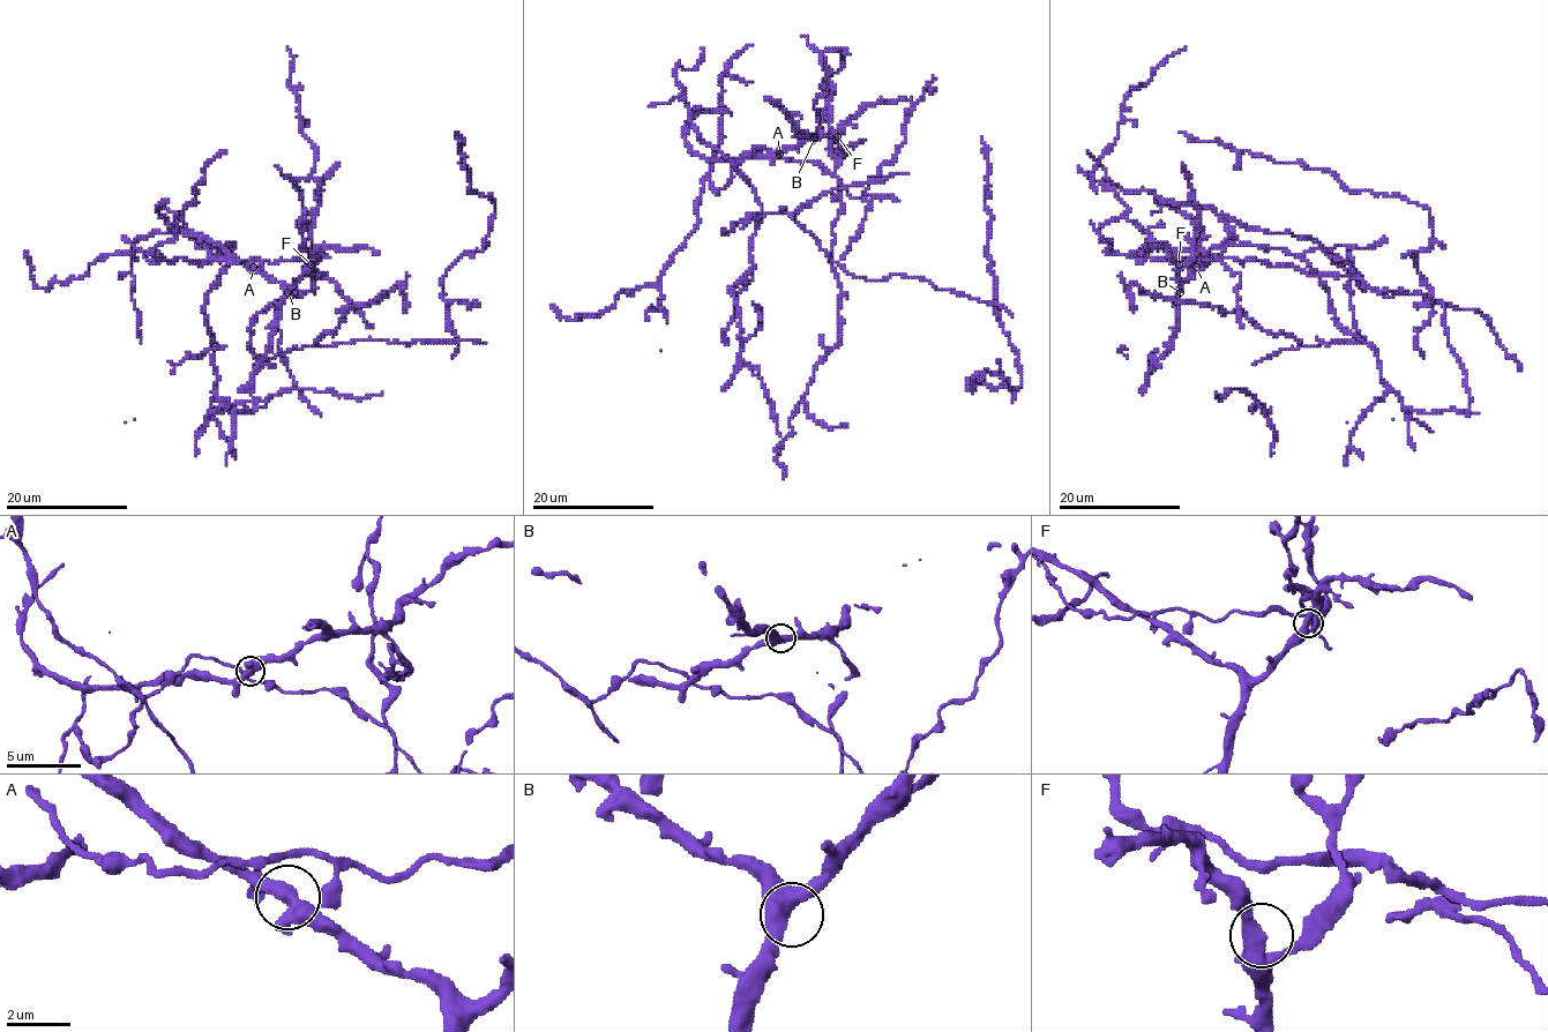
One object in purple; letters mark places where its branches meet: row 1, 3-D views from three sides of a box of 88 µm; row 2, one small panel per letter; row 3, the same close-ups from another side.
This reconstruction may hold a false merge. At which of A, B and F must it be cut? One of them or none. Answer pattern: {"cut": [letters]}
{"cut": []}

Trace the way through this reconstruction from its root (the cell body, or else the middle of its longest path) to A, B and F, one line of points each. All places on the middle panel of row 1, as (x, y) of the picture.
A: (838, 264), (836, 261), (857, 236), (866, 207), (877, 195), (852, 199), (819, 165), (776, 157), (779, 152)
B: (838, 264), (877, 195), (852, 199), (812, 161), (776, 157), (814, 137)
F: (838, 264), (877, 195), (852, 199), (812, 161), (776, 157), (802, 142), (837, 136)

